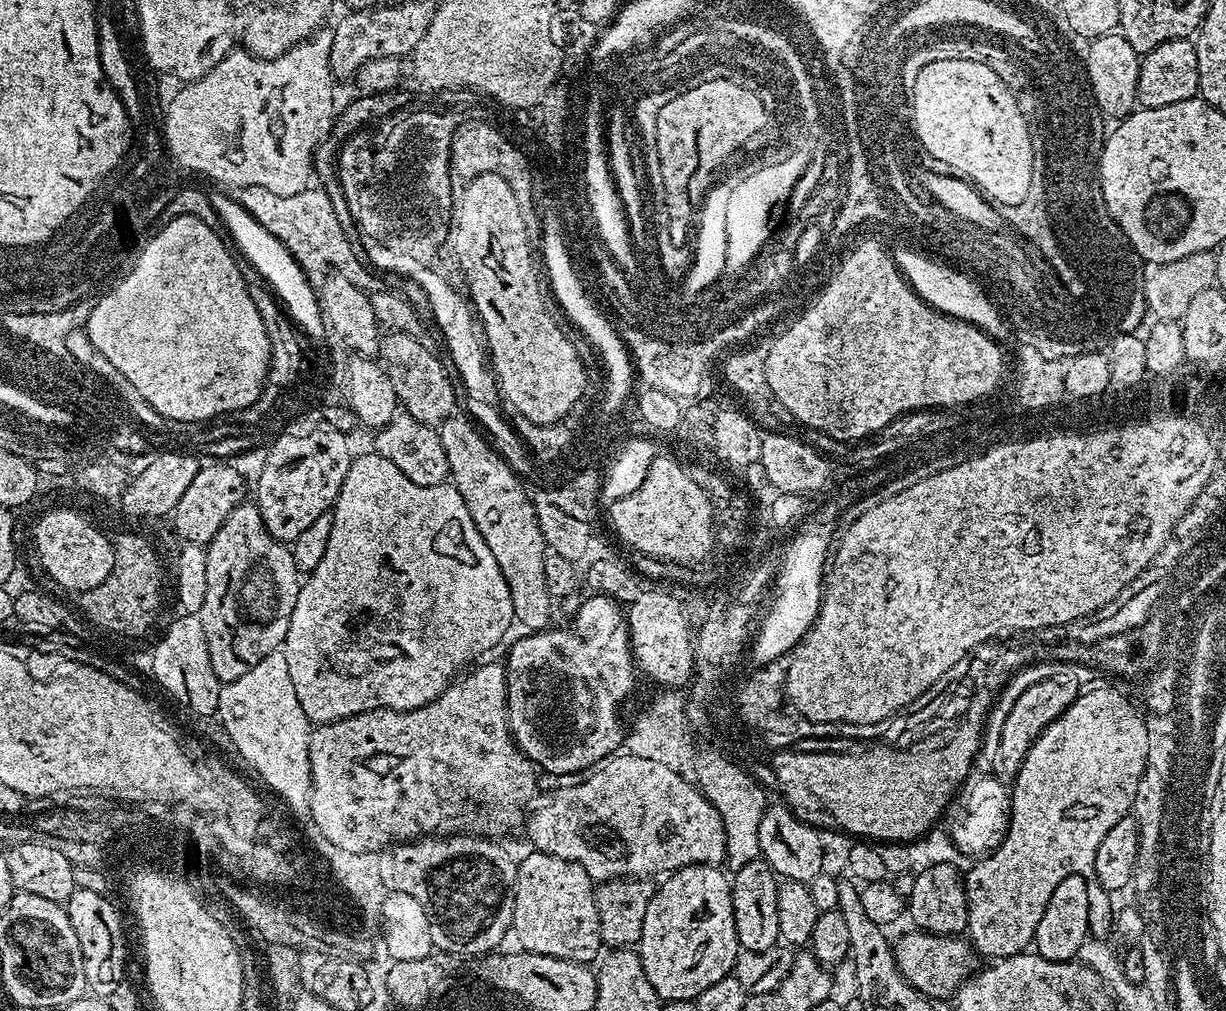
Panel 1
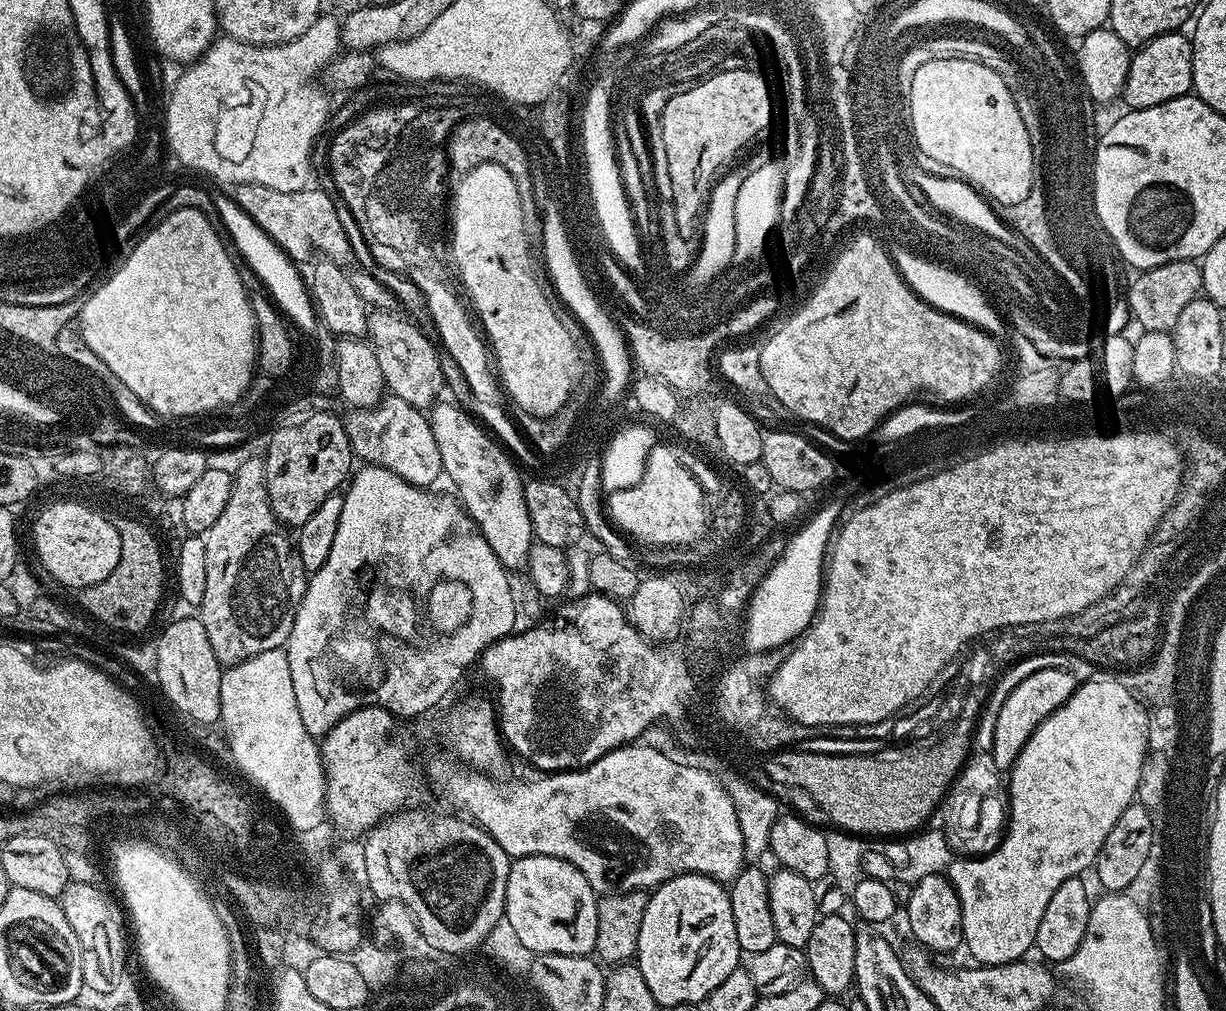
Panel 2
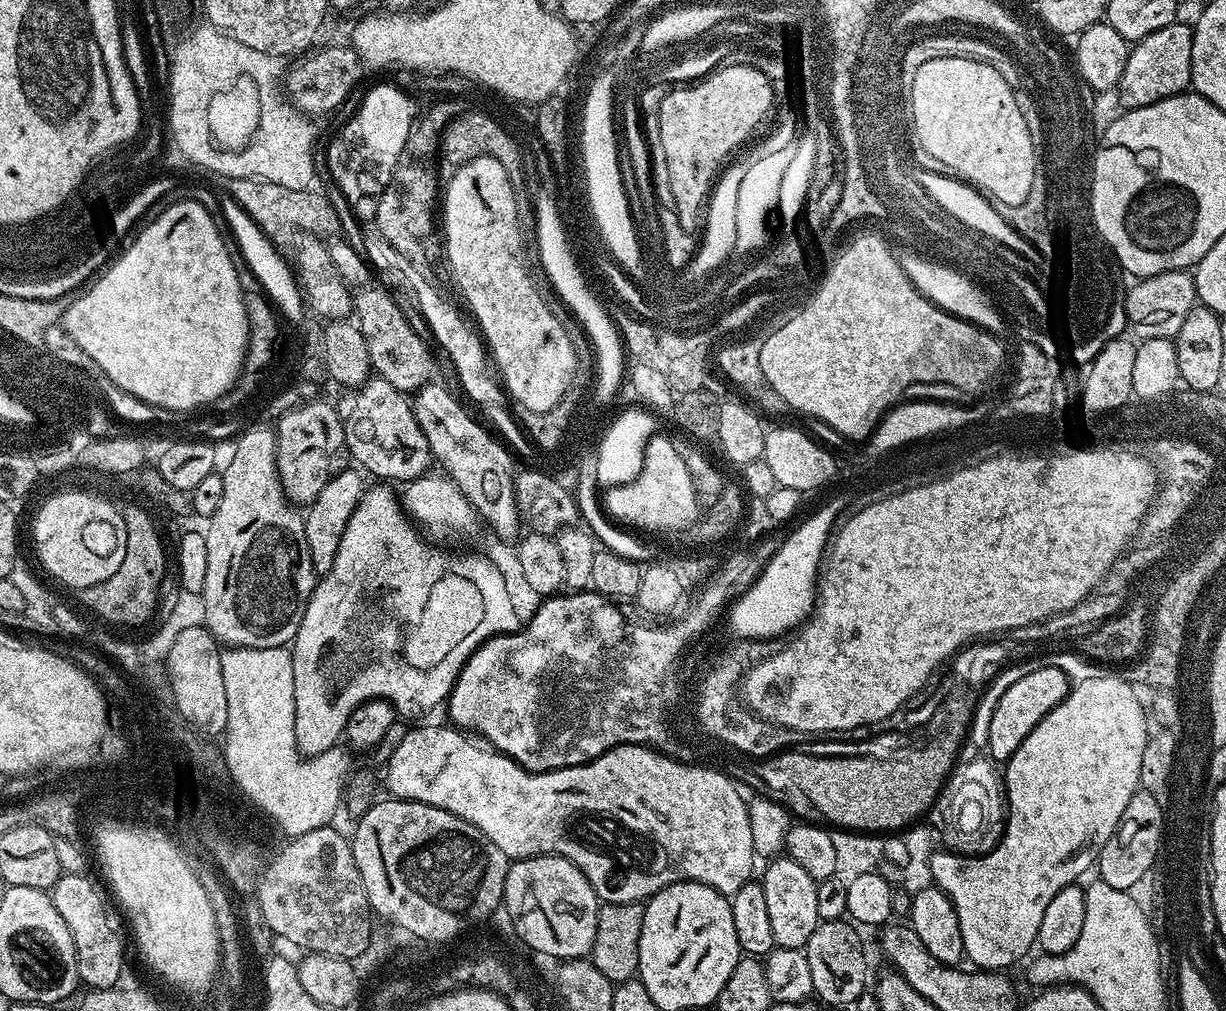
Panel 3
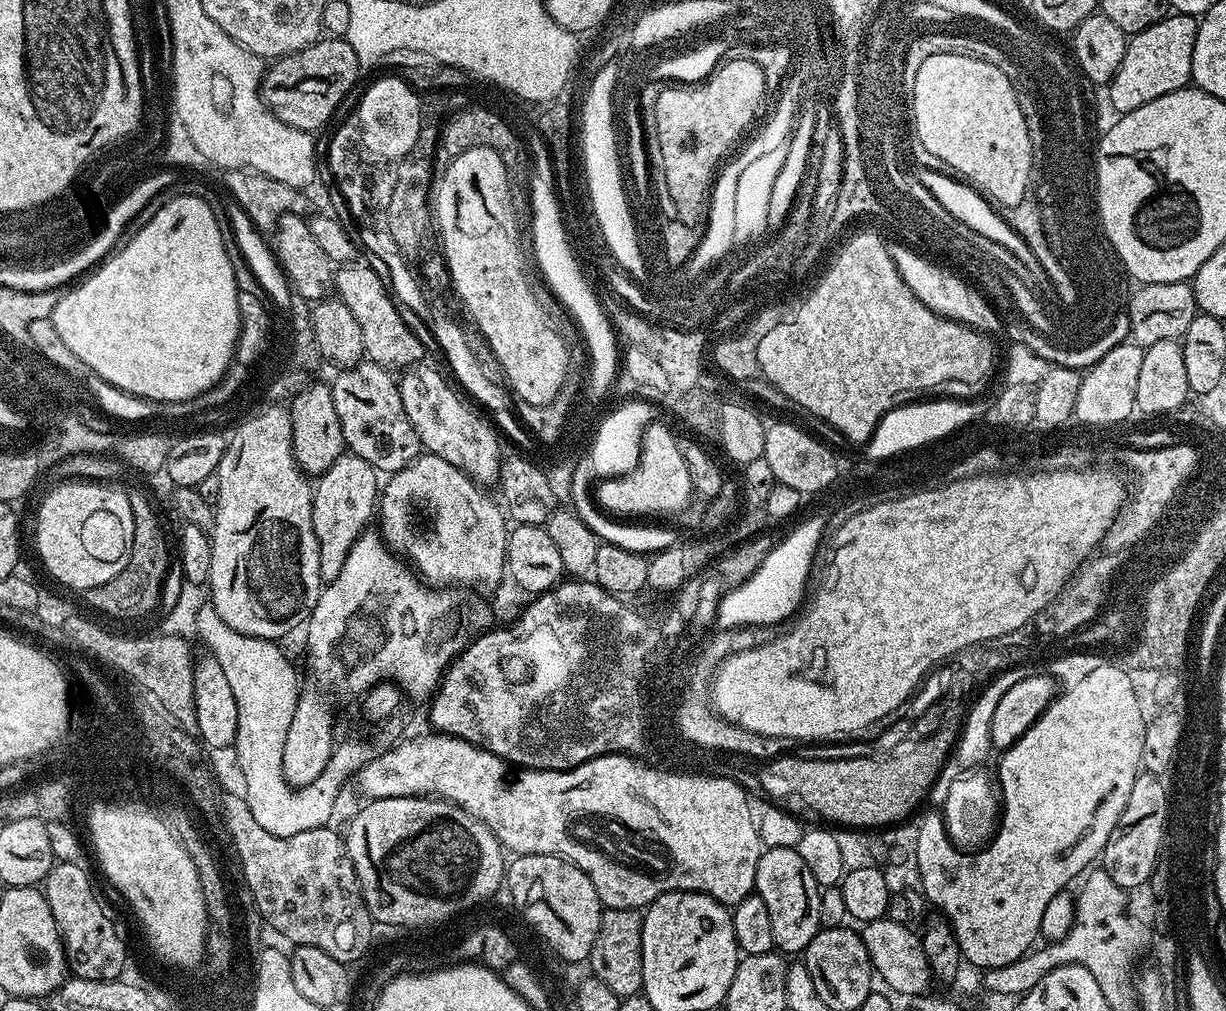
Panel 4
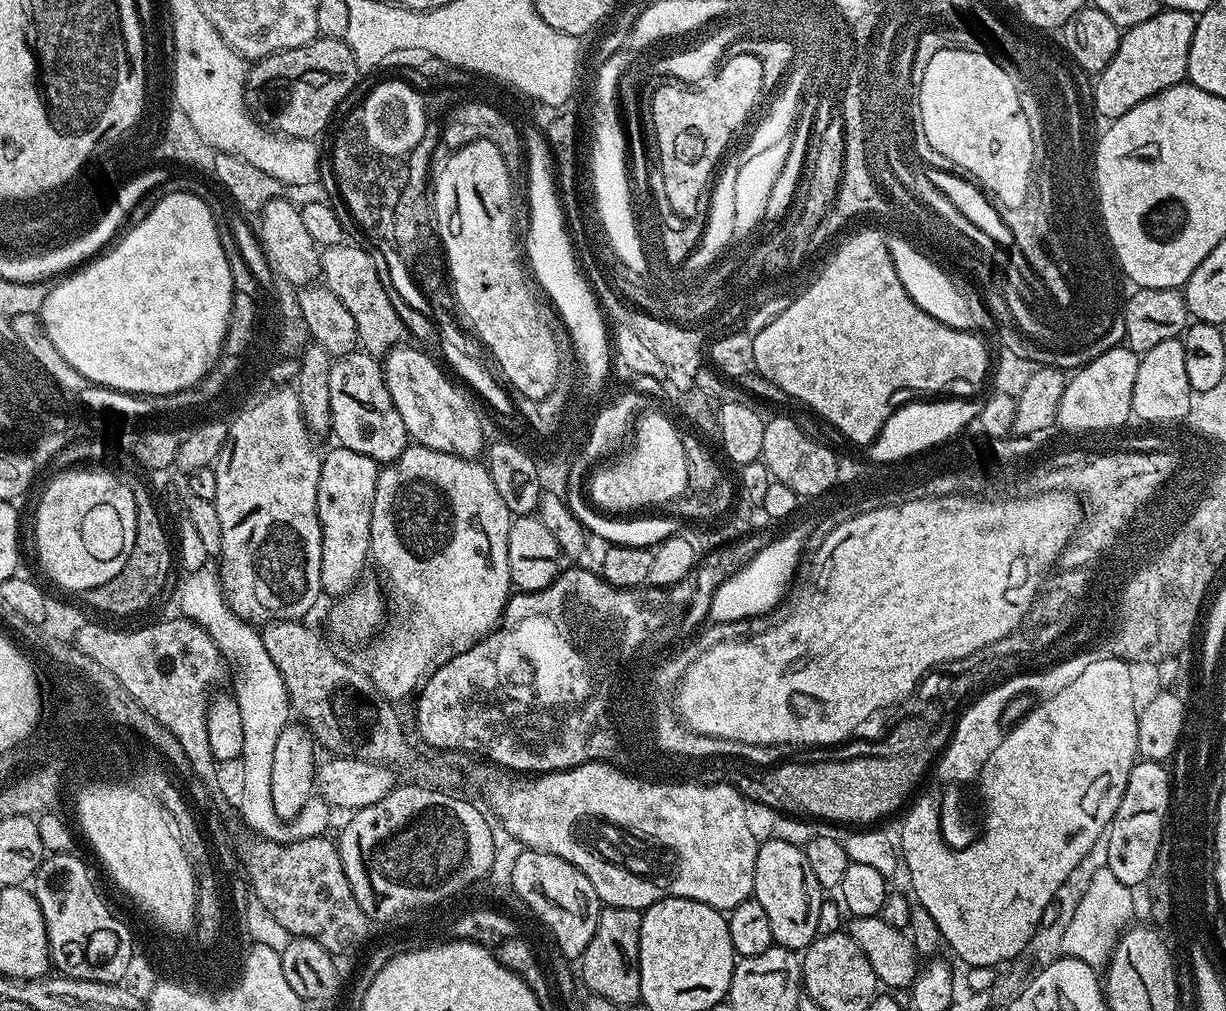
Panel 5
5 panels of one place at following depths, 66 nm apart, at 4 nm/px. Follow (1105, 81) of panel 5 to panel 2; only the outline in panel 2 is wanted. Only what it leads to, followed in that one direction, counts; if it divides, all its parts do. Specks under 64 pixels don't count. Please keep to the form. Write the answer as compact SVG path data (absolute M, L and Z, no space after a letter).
M1183 31L1167 32L1141 44L1131 53L1131 57L1122 93L1123 103L1128 103L1129 109L1158 106L1179 96L1187 96L1193 91L1192 42Z

